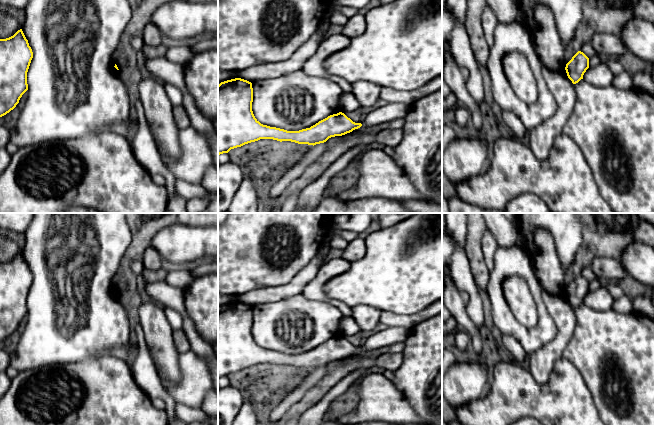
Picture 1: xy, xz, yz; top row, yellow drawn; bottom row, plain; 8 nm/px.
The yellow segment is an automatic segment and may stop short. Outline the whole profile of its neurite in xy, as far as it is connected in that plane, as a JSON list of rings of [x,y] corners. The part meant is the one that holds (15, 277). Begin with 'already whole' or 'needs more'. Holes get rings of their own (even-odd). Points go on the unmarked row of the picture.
already whole | [[[22,253],[9,262],[0,263],[0,341],[13,334],[28,314],[27,296],[32,282],[32,273]]]

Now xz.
already whole | [[[235,302],[218,309],[218,380],[260,363],[316,369],[362,350],[344,337],[328,340],[310,352],[287,355],[261,348],[252,335],[252,307]]]

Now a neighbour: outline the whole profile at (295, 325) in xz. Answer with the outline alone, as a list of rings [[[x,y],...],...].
[[[302,293],[252,307],[252,335],[261,348],[287,355],[310,352],[330,339],[340,336],[341,311],[327,301],[307,299]]]

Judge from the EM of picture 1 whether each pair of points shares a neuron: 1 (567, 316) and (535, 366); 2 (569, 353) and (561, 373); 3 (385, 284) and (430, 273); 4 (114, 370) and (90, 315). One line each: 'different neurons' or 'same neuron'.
1: same neuron
2: different neurons
3: same neuron
4: different neurons

